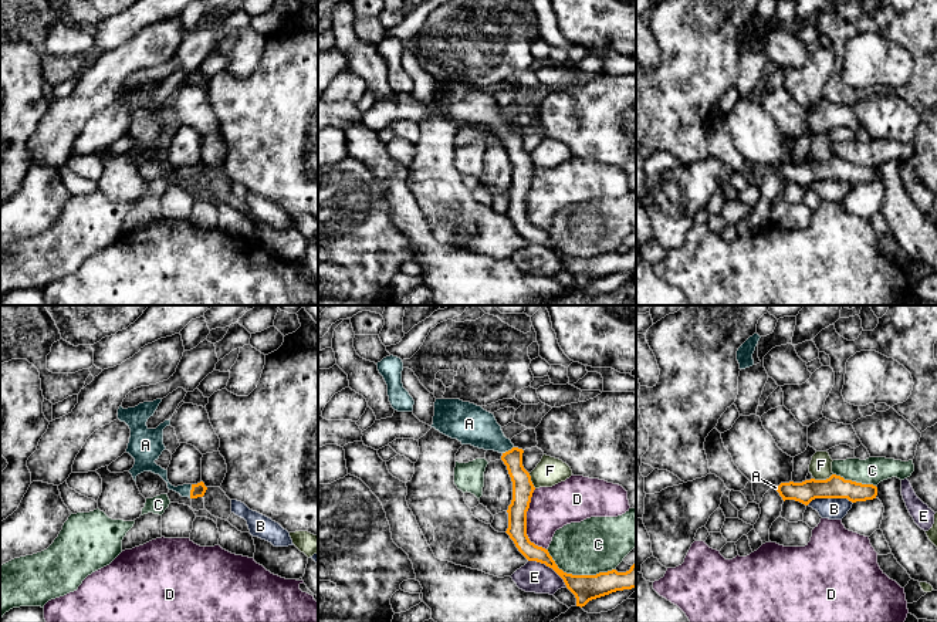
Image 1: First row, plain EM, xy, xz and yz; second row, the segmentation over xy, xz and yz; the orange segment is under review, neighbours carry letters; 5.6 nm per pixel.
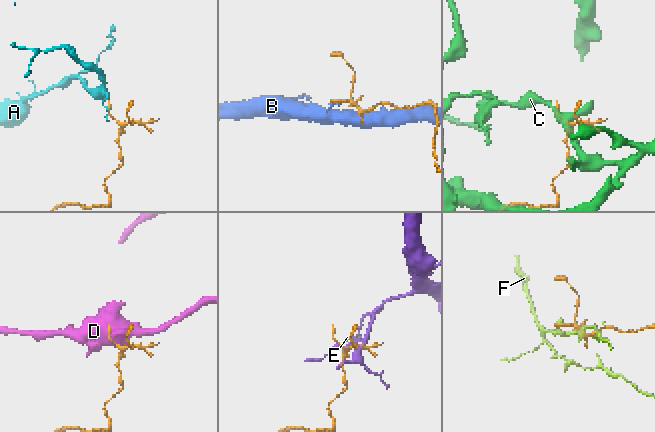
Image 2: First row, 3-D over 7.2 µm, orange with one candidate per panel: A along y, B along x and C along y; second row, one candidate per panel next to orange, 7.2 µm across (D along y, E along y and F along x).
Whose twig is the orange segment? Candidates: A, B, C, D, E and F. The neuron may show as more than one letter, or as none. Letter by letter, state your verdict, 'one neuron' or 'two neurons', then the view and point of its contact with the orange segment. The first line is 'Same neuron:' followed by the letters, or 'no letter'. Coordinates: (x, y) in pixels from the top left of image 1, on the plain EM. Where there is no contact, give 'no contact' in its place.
Same neuron: A
A: one neuron; meets orange in xy at (190, 173)
B: two neurons; meets orange in yz at (829, 179)
C: two neurons; meets orange in xz at (578, 257)
D: two neurons; meets orange in xz at (525, 205)
E: two neurons; meets orange in xz at (550, 249)
F: two neurons; meets orange in yz at (822, 162)

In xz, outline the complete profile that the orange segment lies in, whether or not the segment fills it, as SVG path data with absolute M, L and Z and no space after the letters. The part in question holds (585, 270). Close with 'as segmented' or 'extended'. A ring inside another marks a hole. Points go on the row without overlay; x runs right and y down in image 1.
M436 81L433 107L440 115L484 132L501 135L513 163L513 182L508 187L507 216L528 241L552 250L575 277L576 288L616 273L636 270L636 246L626 254L616 251L596 257L572 257L558 250L548 231L535 227L527 217L527 193L535 172L530 155L522 148L522 131L507 121L493 95L460 81Z; extended

